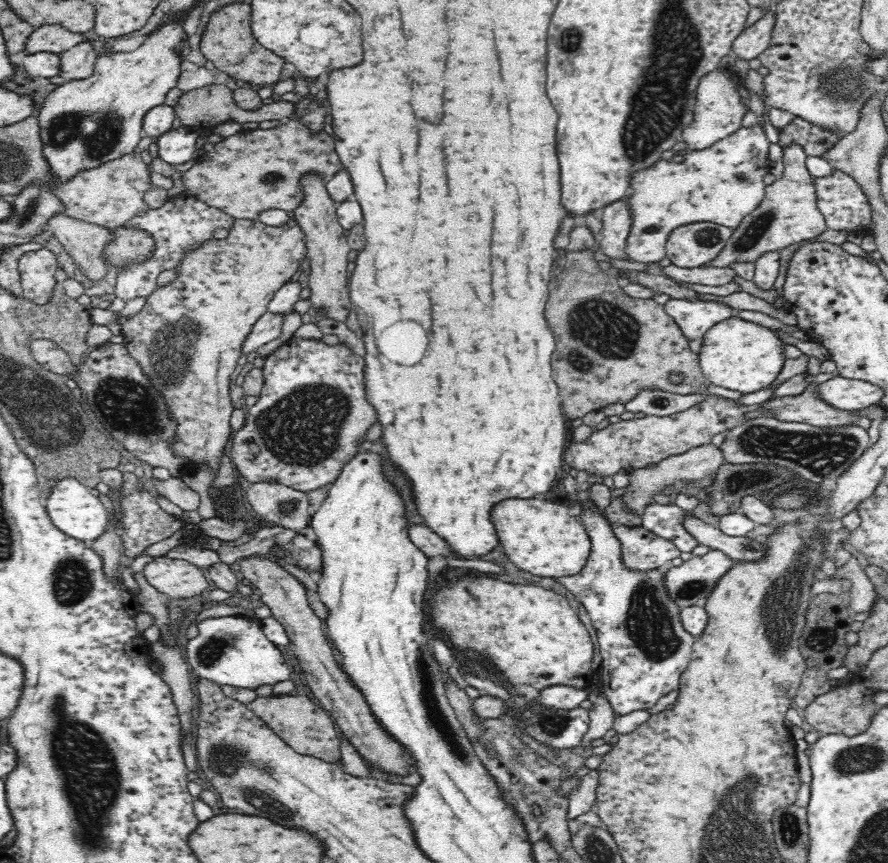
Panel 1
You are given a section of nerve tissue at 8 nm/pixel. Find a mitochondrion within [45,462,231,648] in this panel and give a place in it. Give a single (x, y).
(72, 583)

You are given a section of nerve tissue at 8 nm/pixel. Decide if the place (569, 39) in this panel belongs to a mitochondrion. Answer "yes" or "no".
yes

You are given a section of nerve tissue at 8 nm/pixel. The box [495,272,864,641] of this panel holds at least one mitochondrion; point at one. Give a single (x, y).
(818, 455)

